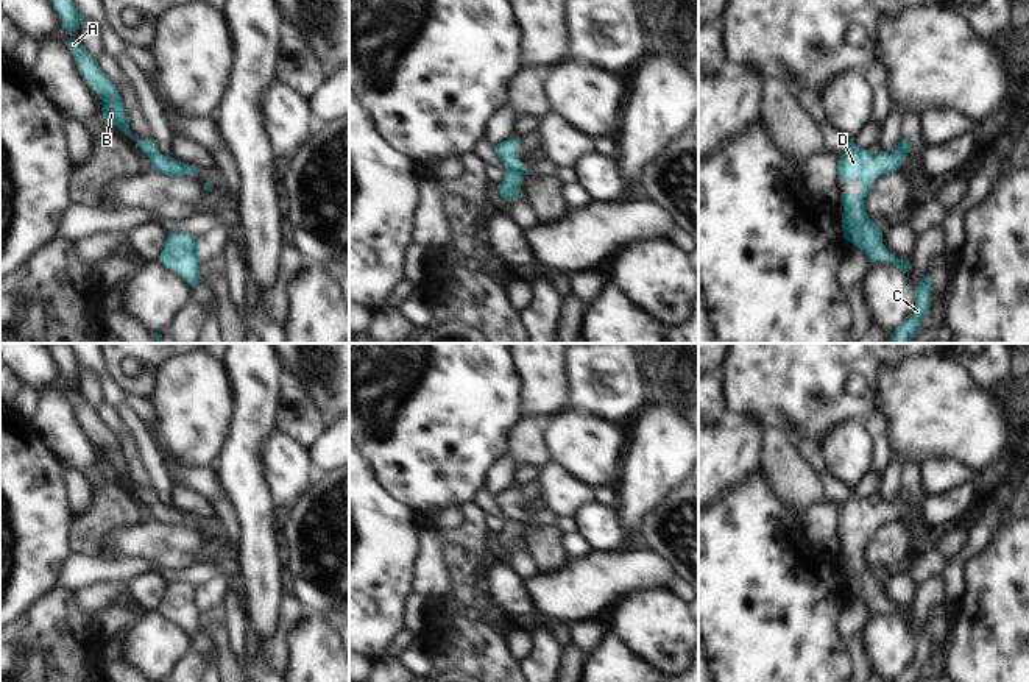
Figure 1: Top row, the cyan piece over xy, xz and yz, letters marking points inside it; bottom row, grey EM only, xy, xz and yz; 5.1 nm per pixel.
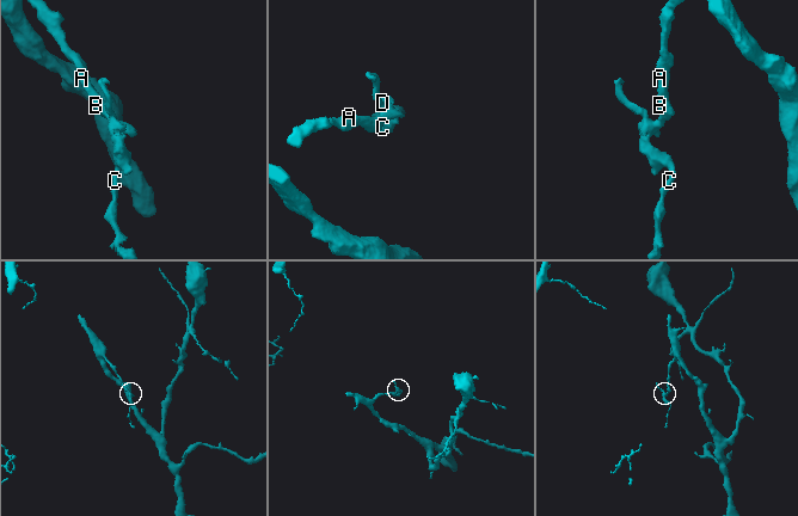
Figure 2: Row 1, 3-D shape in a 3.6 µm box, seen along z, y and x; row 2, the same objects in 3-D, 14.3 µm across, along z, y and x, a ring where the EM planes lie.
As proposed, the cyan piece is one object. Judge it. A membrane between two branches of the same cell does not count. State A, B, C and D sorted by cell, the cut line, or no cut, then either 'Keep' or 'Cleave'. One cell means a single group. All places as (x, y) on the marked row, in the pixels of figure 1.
Groups: A B C D. No split. Keep.

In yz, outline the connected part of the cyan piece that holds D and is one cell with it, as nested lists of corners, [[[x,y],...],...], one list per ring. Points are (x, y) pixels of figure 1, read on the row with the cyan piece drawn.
[[[850,137],[850,148],[837,162],[839,179],[859,179],[862,192],[840,194],[840,203],[845,209],[842,214],[843,239],[851,242],[856,248],[865,251],[868,262],[887,261],[893,262],[903,273],[912,268],[909,259],[898,259],[882,243],[881,228],[870,220],[865,209],[865,198],[872,184],[881,176],[895,173],[901,169],[901,162],[911,151],[912,142],[904,139],[889,155],[881,151],[873,156],[868,150],[858,148],[854,137]]]

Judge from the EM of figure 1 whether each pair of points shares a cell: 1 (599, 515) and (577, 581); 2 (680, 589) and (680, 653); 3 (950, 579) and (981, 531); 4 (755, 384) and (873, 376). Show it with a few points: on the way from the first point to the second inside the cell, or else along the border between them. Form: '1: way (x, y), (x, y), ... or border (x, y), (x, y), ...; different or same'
1: border (624, 547), (593, 551); different
2: border (669, 589), (682, 600); different
3: way (958, 567), (959, 561), (976, 543); same
4: way (785, 365), (844, 365); same

